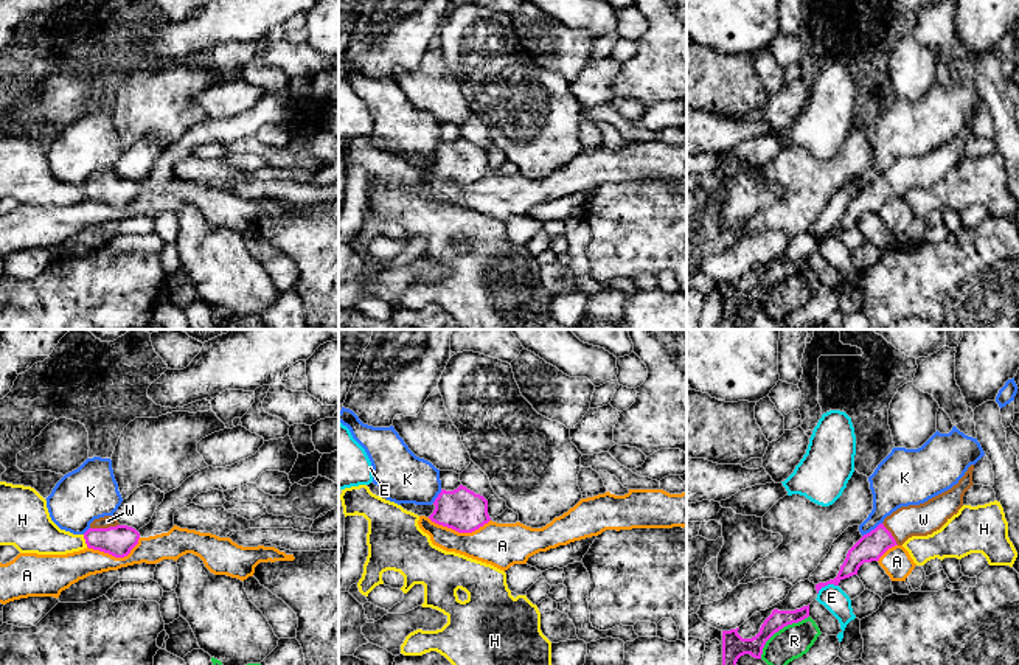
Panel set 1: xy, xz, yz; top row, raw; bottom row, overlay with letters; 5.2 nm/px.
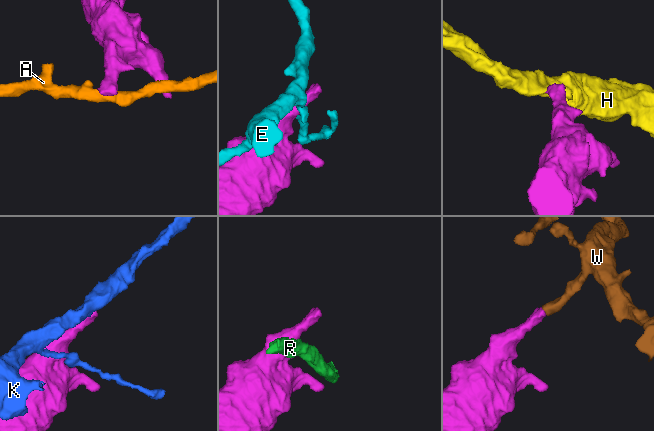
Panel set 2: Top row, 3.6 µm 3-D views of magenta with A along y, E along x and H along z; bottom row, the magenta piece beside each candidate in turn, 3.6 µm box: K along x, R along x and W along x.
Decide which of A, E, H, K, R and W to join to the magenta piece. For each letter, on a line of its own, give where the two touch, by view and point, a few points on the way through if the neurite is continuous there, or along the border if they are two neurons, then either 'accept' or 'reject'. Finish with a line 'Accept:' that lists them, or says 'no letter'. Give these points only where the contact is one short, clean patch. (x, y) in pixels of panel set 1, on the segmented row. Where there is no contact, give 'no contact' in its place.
A: contact xz (459, 532); border xz (427, 518), (459, 532), (474, 532), (490, 521); reject
E: contact yz (827, 584); reject
H: contact xy (86, 541); border xy (83, 535), (87, 546); reject
K: contact yz (872, 530); border yz (881, 522), (862, 536); reject
R: contact yz (779, 630); reject
W: contact xy (104, 529); way xy (118, 541), (104, 529), (107, 521); accept
Accept: W

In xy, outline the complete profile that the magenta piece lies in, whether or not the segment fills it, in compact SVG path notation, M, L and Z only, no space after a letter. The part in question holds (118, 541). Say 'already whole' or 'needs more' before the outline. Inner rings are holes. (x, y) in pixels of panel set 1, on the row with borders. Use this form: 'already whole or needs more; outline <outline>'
needs more; outline M113 516L95 519L84 533L89 548L124 558L138 544L140 533L127 525L120 525Z

